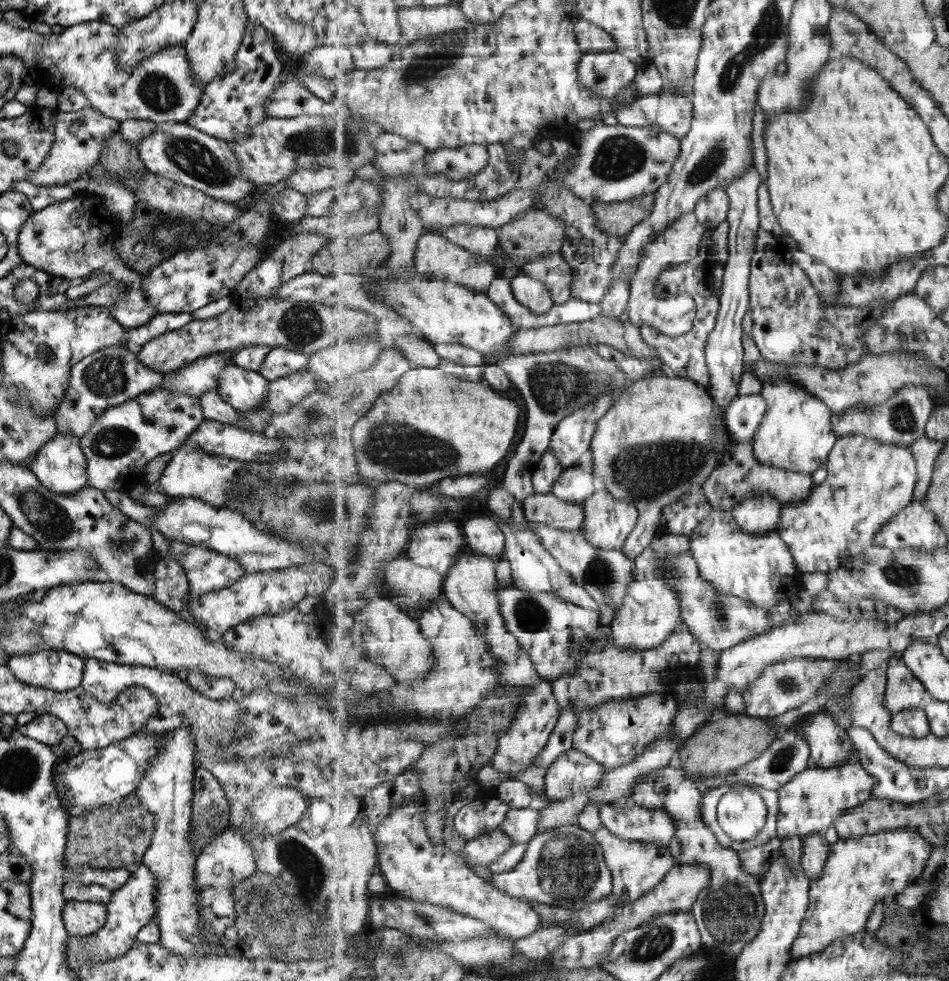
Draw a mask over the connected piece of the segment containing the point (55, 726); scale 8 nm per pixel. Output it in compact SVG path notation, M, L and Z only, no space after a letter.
M51 714L36 715L30 722L17 726L17 729L23 736L50 747L59 744L66 735L63 721Z

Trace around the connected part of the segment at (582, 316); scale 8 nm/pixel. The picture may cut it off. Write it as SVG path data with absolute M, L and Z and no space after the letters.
M573 298L562 305L554 305L549 311L549 326L590 321L599 315L603 315L600 302L589 303Z

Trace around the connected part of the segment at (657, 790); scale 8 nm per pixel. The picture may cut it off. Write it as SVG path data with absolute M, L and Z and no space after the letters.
M670 764L665 768L655 770L647 778L647 780L640 781L634 788L634 794L631 798L635 799L641 806L645 808L656 808L668 810L673 816L679 832L673 836L669 844L669 850L675 858L676 864L687 866L687 864L695 865L701 864L705 868L711 868L711 880L708 889L705 889L699 895L699 899L695 902L692 912L698 921L699 928L702 933L702 941L707 949L713 948L725 954L732 962L736 961L742 954L742 950L747 944L754 941L762 930L762 920L766 916L766 908L763 899L763 882L765 876L754 876L747 873L743 869L743 860L739 857L738 852L727 848L727 846L719 843L719 838L711 829L705 825L702 818L701 800L702 788L698 782L691 779L683 767L677 764Z

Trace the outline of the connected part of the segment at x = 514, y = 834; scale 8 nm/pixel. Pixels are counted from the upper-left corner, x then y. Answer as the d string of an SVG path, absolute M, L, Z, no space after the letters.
M531 808L509 809L505 822L500 826L505 835L515 843L531 843L539 835L541 818L539 810Z

